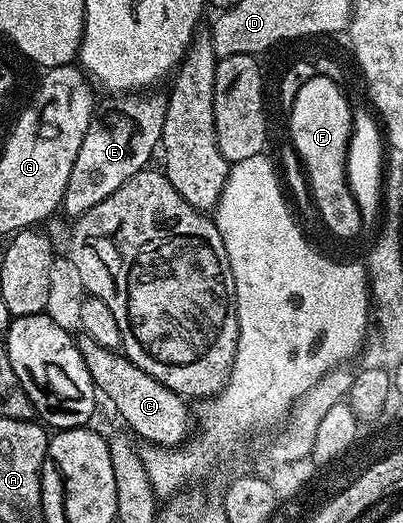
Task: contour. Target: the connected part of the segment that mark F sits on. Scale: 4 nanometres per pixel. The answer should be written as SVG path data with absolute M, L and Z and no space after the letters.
M318 75L304 83L289 104L289 136L293 139L293 148L297 151L302 166L305 167L305 176L309 179L309 192L313 195L313 204L317 207L317 212L321 215L326 230L341 240L349 240L352 236L362 234L363 227L359 206L356 205L355 198L352 197L352 191L348 186L347 170L345 169L349 136L352 134L353 128L351 100L350 97L347 98L341 93L341 89L343 88L340 83Z

